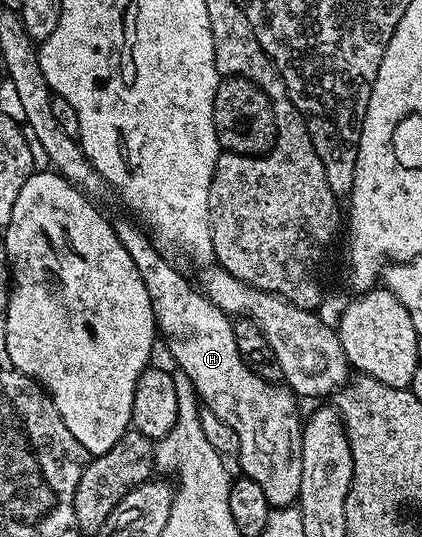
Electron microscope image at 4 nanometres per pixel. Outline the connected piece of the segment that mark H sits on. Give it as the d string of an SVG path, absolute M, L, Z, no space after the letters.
M119 220L113 222L113 230L119 236L119 240L123 244L123 248L127 248L127 256L131 256L131 260L135 260L135 268L139 268L139 276L143 276L143 288L147 288L147 296L151 296L151 308L153 309L153 315L157 321L157 328L160 337L165 338L165 346L169 349L169 354L171 357L177 361L176 369L182 374L186 374L191 380L193 389L197 391L198 399L203 400L204 405L211 412L215 412L215 416L219 416L219 420L223 420L223 424L227 424L235 432L235 436L239 436L239 456L240 456L240 466L242 475L251 480L255 480L259 484L259 488L263 490L263 494L267 497L270 507L273 508L285 508L292 507L300 497L301 486L302 486L302 458L301 458L301 432L303 429L303 414L297 411L297 403L299 403L299 398L294 394L287 385L278 384L275 382L269 382L266 378L260 378L254 370L252 370L243 360L243 356L239 352L239 344L237 343L237 337L233 331L233 322L231 321L230 315L224 313L220 310L215 303L206 298L200 289L194 283L189 283L159 251L153 247L154 239L150 237L148 233L140 225L136 226L133 222L119 222Z

